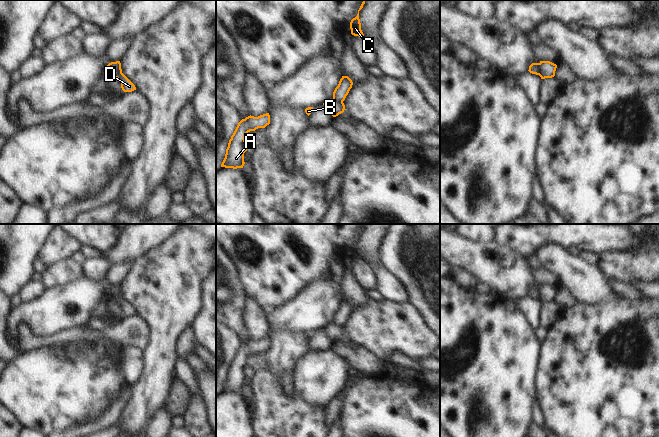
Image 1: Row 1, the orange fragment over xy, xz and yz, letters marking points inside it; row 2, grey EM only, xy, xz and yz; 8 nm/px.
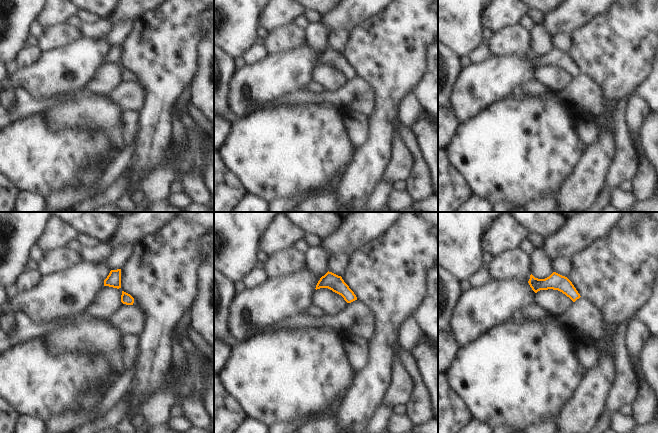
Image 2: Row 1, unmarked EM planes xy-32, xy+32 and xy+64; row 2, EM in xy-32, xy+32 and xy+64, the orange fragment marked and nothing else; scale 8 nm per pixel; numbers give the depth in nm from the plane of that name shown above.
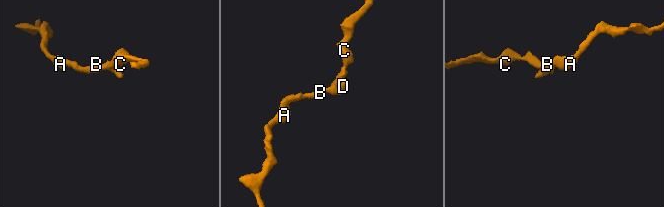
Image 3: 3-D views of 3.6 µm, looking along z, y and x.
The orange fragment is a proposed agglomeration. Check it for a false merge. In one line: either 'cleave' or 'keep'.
cleave

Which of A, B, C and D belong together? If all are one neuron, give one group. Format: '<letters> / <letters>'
A B D / C

